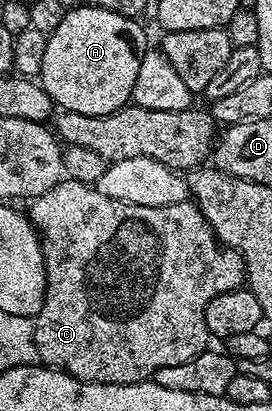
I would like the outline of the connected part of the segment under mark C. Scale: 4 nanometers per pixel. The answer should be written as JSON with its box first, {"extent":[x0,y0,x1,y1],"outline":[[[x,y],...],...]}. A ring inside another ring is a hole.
{"extent":[26,178,246,384],"outline":[[[67,178],[29,203],[32,205],[26,208],[26,215],[32,221],[33,228],[38,230],[46,270],[46,294],[42,310],[34,318],[34,342],[39,363],[68,372],[87,384],[139,384],[142,380],[155,377],[157,368],[178,366],[178,362],[190,362],[190,358],[205,352],[210,343],[206,326],[206,306],[210,306],[210,298],[218,298],[218,294],[226,294],[226,290],[241,287],[245,283],[246,273],[240,253],[217,240],[195,203],[187,203],[177,202],[161,208],[128,204],[106,197],[96,186]]]}

